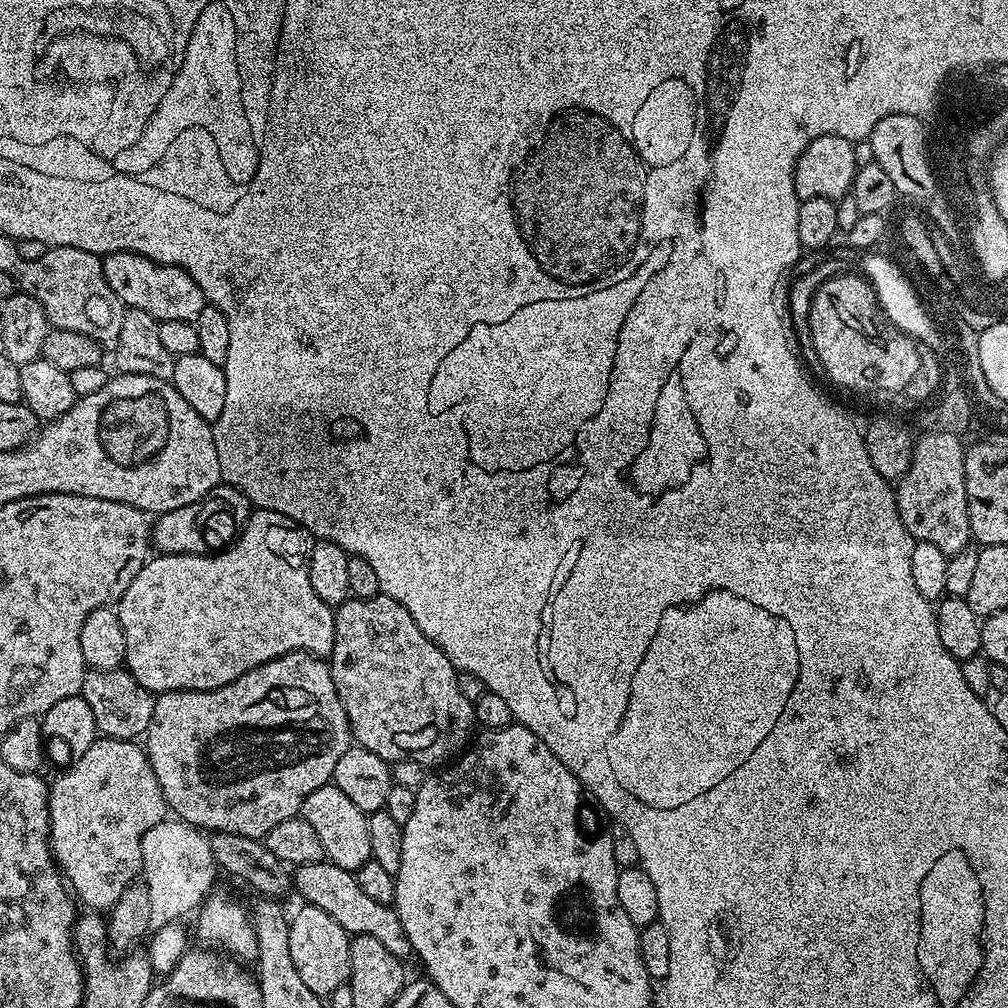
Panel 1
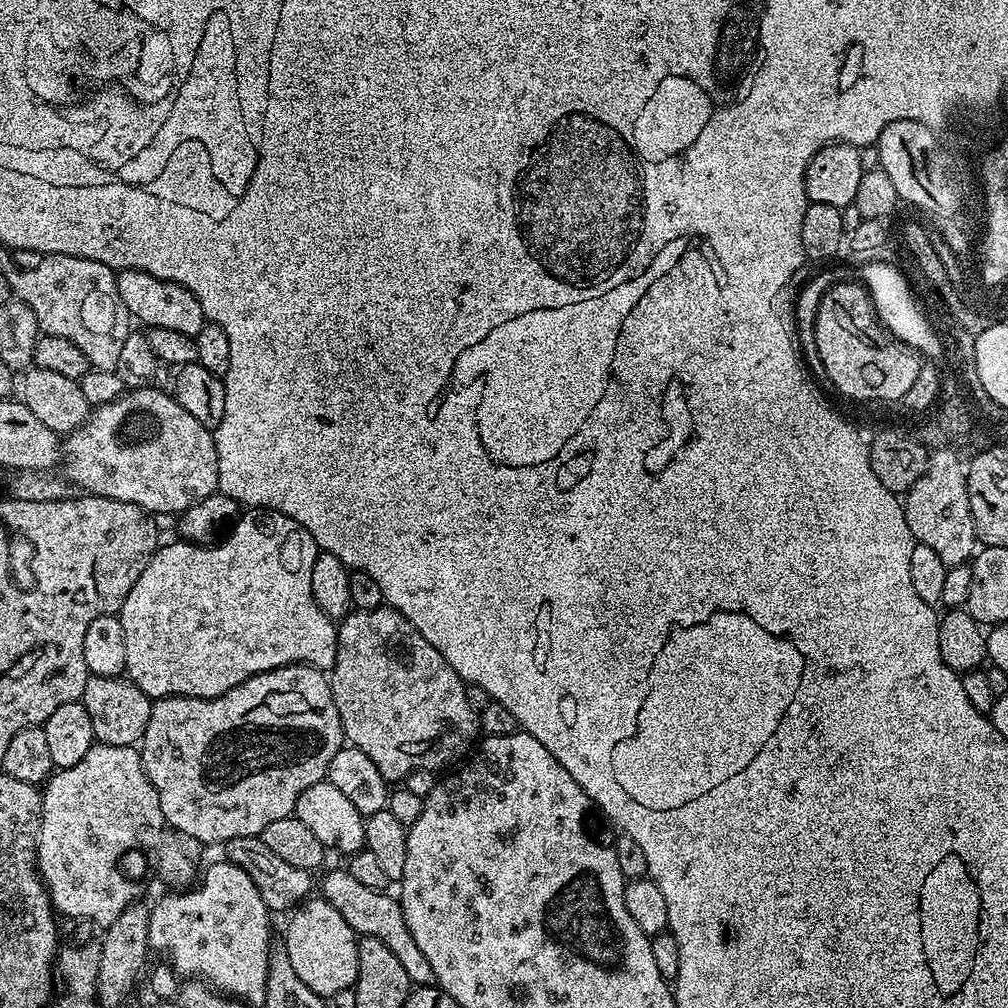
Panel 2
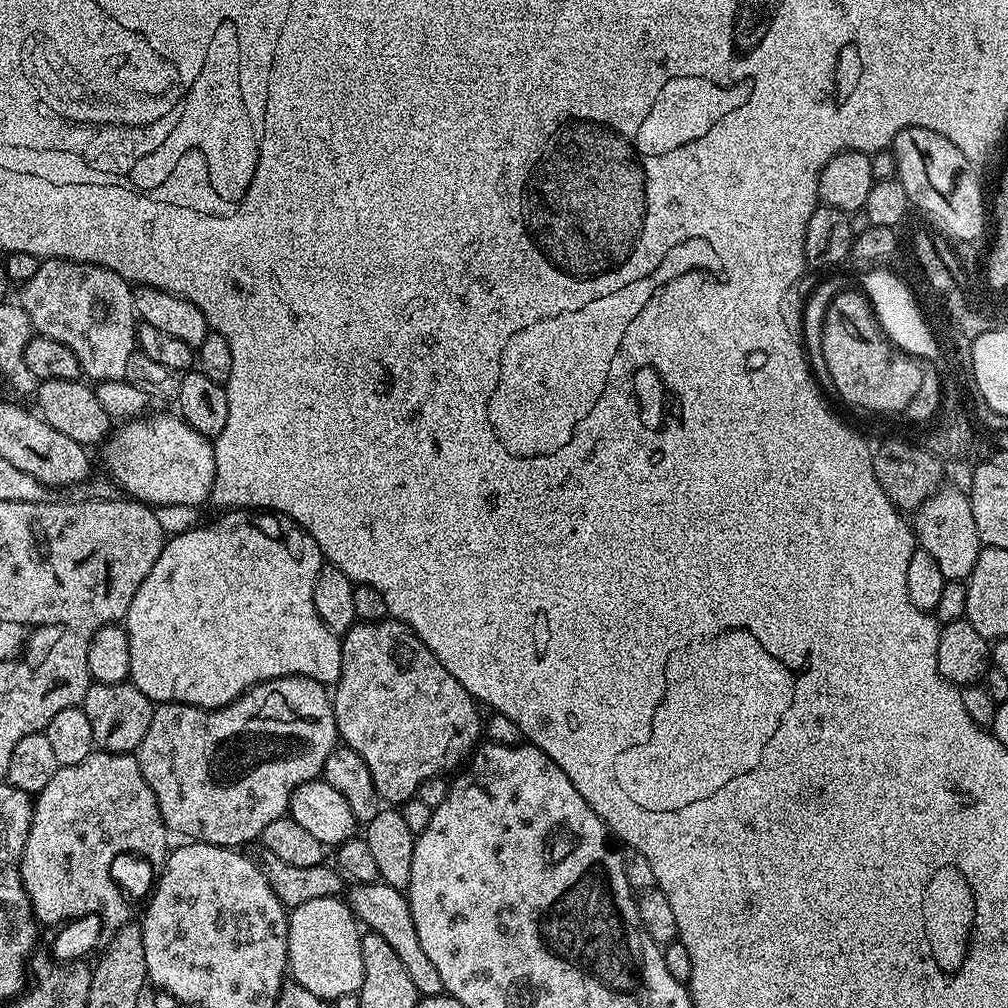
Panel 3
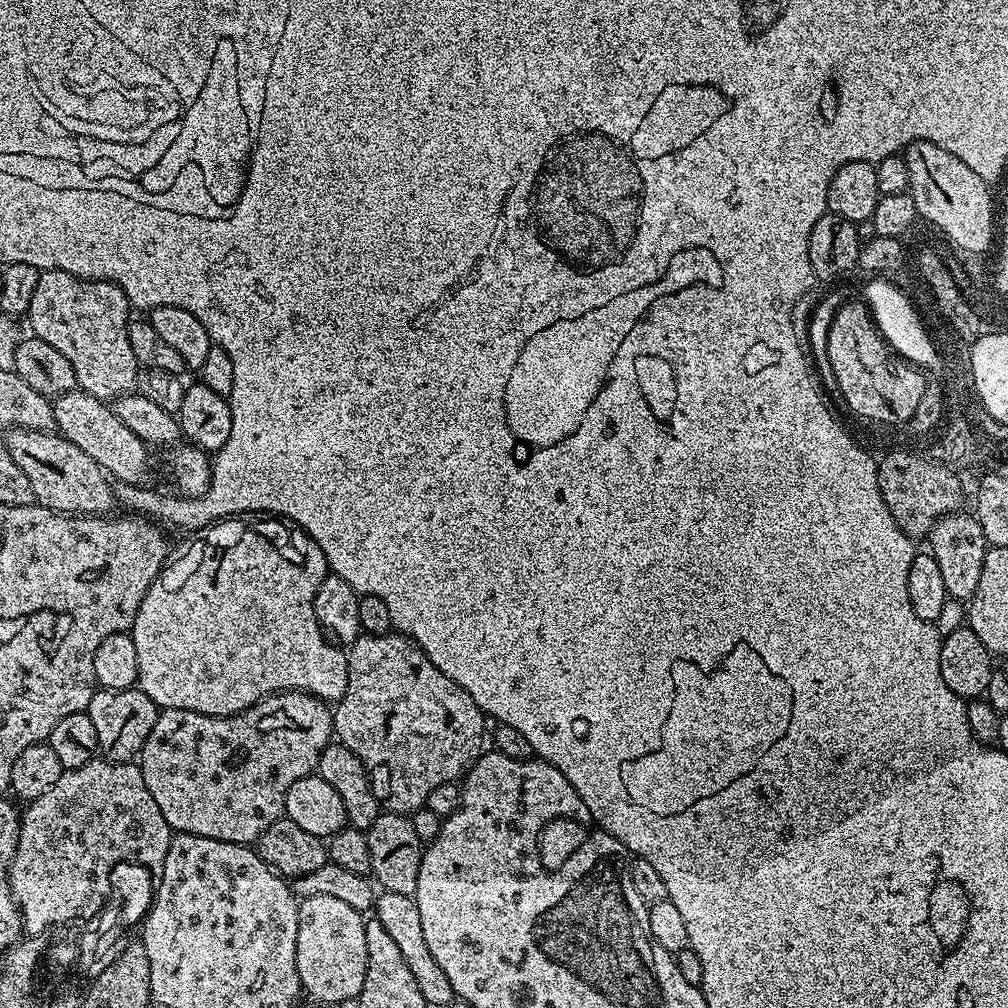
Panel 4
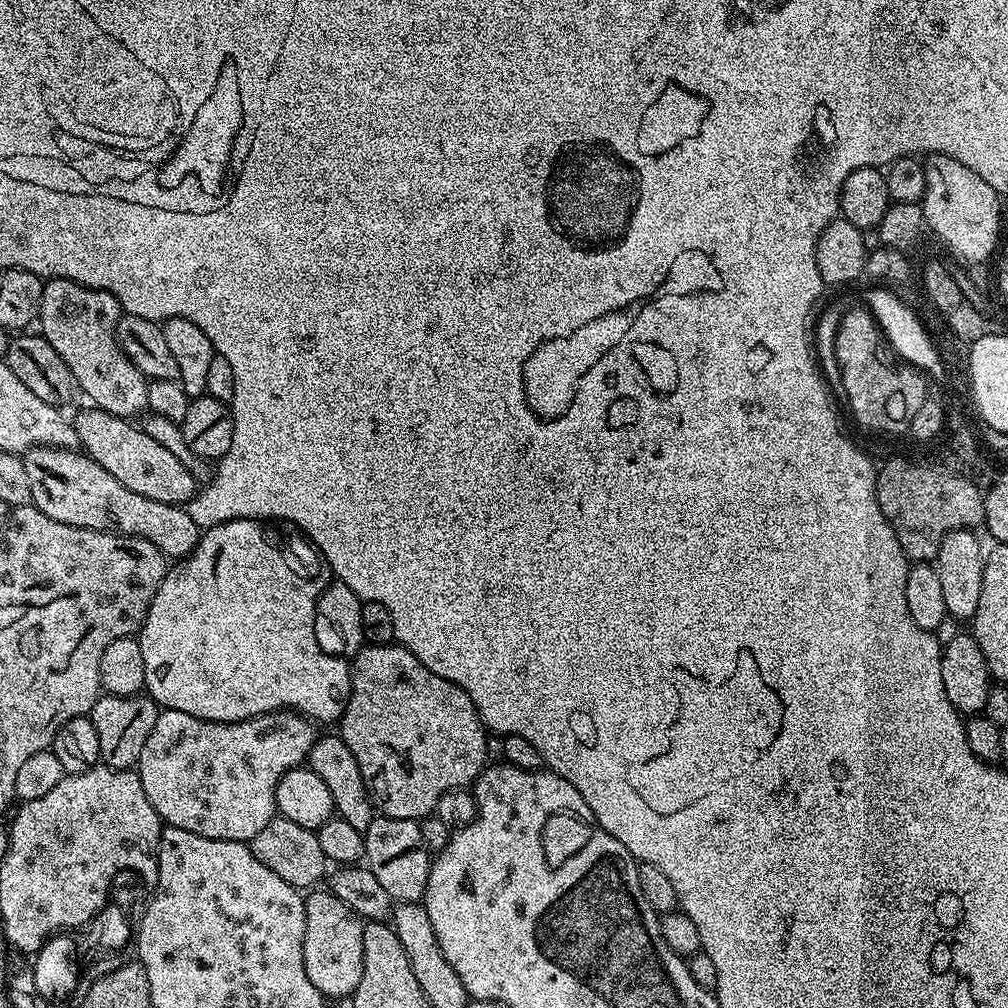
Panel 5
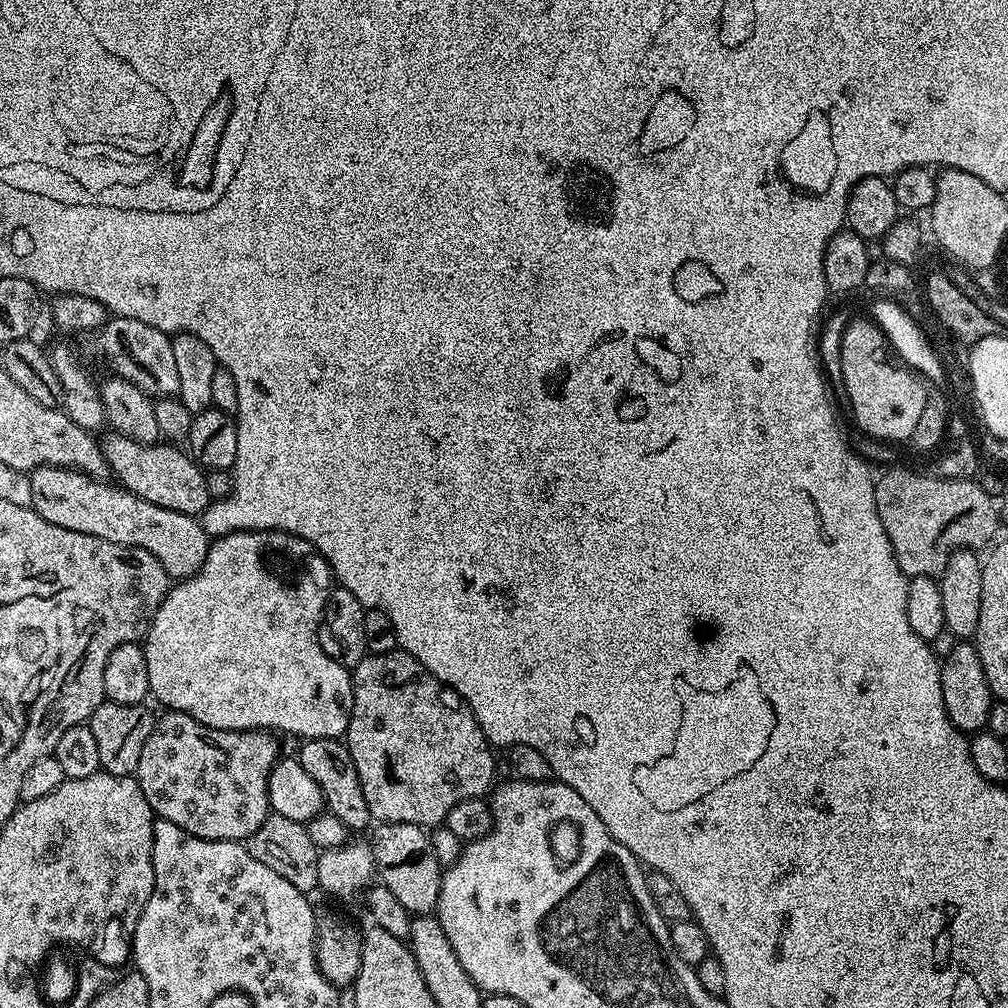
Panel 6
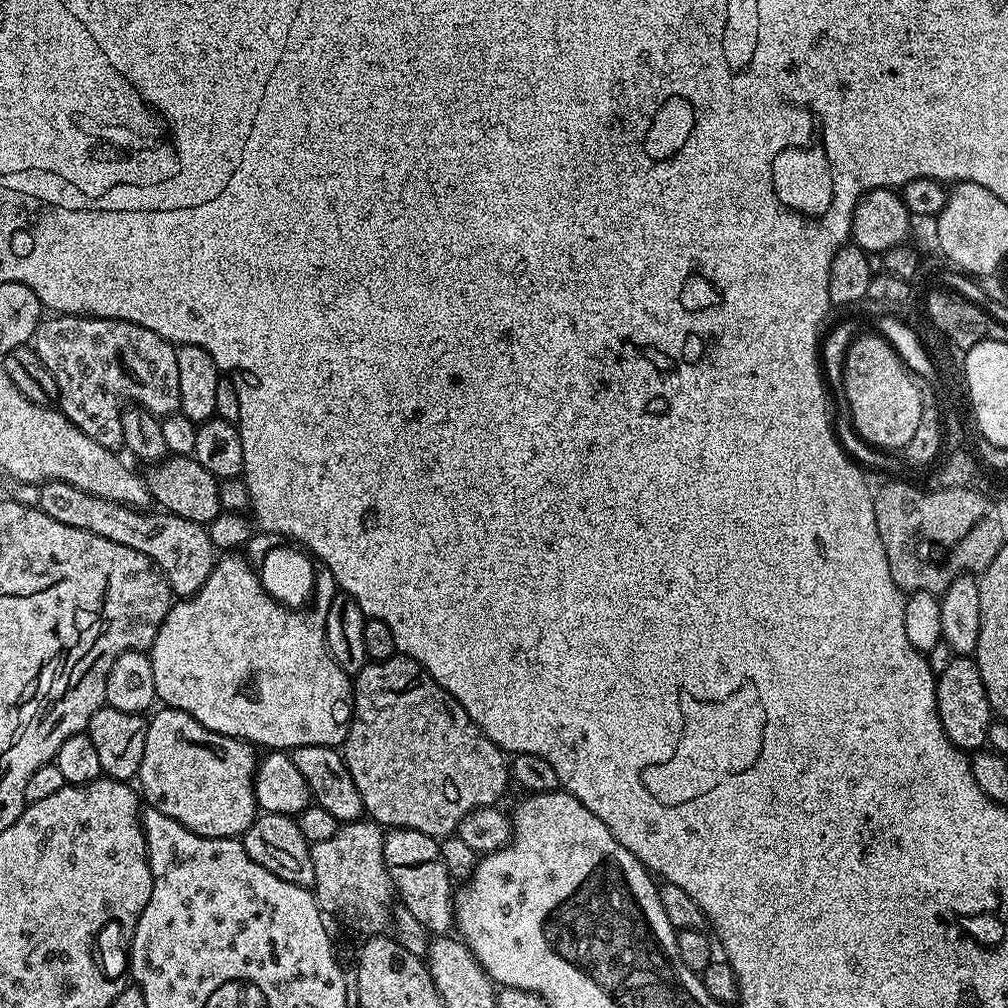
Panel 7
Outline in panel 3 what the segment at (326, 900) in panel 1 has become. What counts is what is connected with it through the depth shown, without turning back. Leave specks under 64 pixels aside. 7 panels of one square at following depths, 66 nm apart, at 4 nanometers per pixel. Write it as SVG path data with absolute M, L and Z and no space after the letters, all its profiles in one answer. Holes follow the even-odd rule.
M383 882L352 884L346 892L346 903L357 921L367 931L378 934L382 938L386 938L386 942L390 942L390 947L394 949L394 954L398 954L402 966L406 966L406 974L410 974L410 982L414 982L421 997L439 996L444 992L438 970L430 963L430 958L426 958L426 954L418 942L418 930L414 930L414 918L410 914L408 898L401 889Z

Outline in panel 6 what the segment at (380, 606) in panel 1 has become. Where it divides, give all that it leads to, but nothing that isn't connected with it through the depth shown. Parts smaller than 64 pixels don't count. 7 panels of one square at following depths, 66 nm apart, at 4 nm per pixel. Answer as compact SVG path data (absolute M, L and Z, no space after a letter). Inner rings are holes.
M397 650L386 654L366 654L354 665L351 669L351 674L352 713L348 719L346 743L350 750L350 758L354 758L354 766L358 770L358 778L362 782L362 794L366 794L366 806L370 806L370 814L373 821L385 824L406 822L407 824L417 824L419 828L425 830L431 830L443 825L444 820L455 804L475 796L483 797L493 787L494 781L497 779L497 777L495 778L496 760L492 757L493 749L488 741L484 739L484 732L478 726L470 706L453 688L448 688L441 680L434 678L430 674L430 670L426 670L426 666L419 664L410 653Z

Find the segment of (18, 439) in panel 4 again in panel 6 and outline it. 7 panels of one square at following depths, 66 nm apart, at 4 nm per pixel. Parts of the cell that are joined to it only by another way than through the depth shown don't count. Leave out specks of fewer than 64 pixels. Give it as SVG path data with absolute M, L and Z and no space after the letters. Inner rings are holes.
M45 464L43 468L33 468L30 477L31 507L35 508L36 513L42 518L46 518L46 522L54 522L54 526L62 526L78 534L90 534L94 538L102 538L106 542L114 542L127 548L146 550L154 554L154 558L158 558L166 574L176 582L190 578L206 562L210 537L197 517L178 514L178 510L154 506L154 502L138 498L132 492L127 492L123 486L117 486L115 483L107 484L109 482L107 479L87 476L84 472L75 472L73 468L59 468Z

